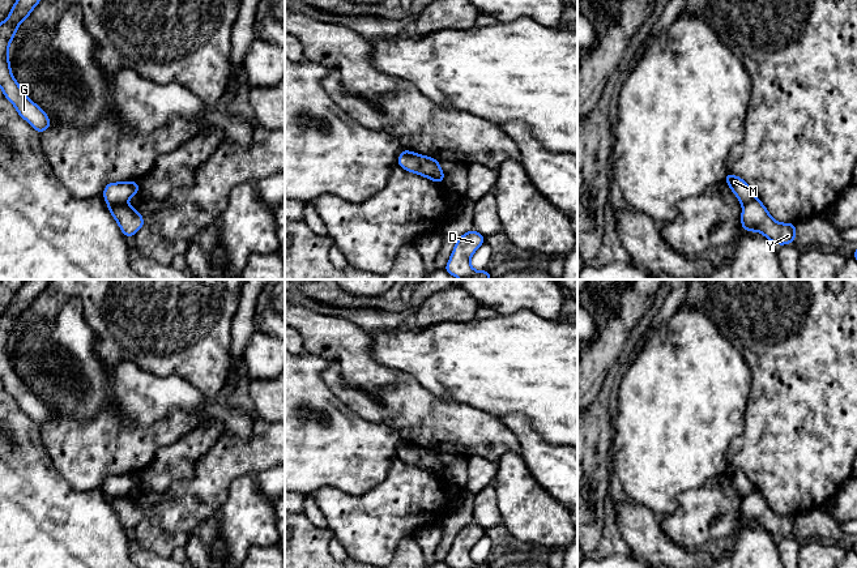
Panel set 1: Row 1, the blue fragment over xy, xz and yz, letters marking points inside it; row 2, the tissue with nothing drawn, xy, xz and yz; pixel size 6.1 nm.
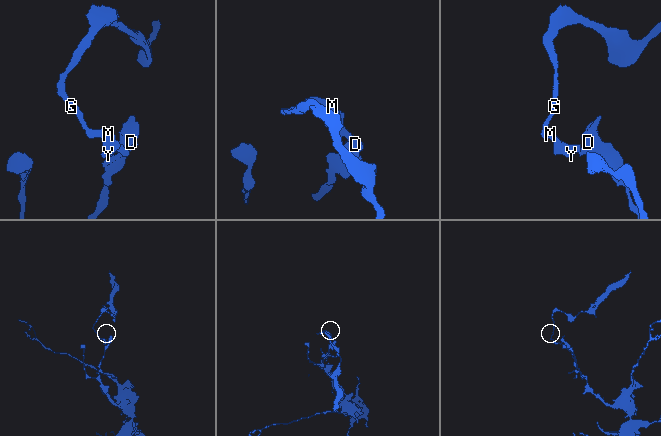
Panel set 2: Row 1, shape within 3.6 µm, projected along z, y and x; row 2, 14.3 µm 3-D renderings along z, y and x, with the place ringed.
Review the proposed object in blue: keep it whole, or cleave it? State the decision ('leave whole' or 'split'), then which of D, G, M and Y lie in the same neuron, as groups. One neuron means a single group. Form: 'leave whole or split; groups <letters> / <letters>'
split; groups D Y / G M

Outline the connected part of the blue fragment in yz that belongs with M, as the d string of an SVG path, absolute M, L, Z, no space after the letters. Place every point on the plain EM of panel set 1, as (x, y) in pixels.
M728 465L724 474L728 475L742 497L747 496L755 490L754 484L742 470Z

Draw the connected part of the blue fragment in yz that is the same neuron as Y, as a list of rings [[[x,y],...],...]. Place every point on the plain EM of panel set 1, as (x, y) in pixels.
[[[758,490],[743,496],[741,513],[741,521],[760,525],[773,537],[785,538],[796,531],[797,517],[775,513]]]

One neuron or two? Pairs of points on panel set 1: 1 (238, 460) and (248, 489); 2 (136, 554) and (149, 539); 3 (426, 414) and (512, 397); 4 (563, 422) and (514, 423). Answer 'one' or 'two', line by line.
1: two
2: two
3: two
4: two

